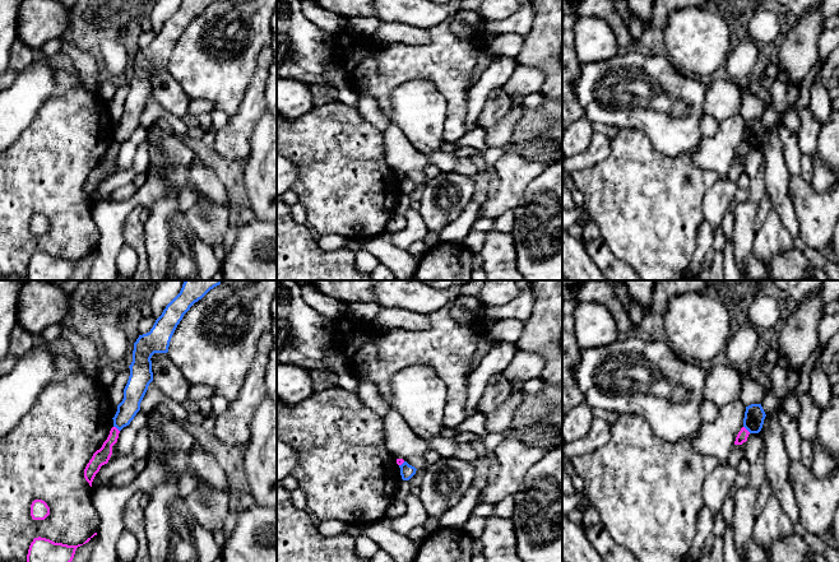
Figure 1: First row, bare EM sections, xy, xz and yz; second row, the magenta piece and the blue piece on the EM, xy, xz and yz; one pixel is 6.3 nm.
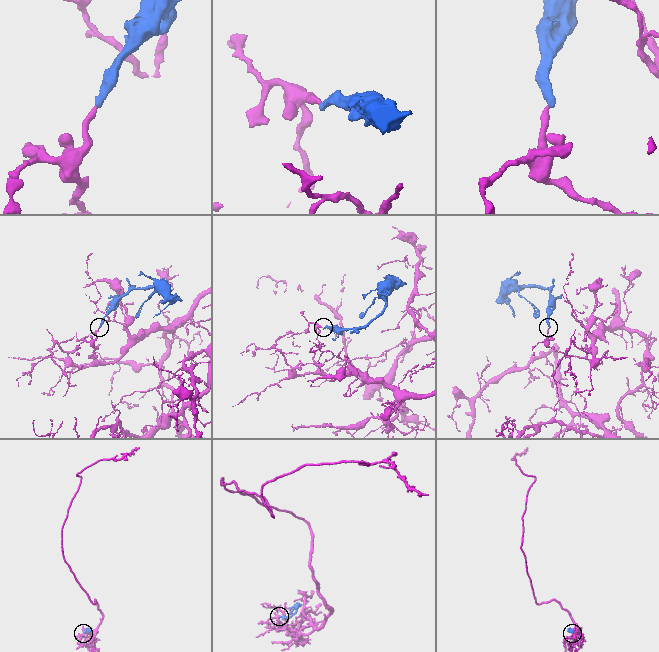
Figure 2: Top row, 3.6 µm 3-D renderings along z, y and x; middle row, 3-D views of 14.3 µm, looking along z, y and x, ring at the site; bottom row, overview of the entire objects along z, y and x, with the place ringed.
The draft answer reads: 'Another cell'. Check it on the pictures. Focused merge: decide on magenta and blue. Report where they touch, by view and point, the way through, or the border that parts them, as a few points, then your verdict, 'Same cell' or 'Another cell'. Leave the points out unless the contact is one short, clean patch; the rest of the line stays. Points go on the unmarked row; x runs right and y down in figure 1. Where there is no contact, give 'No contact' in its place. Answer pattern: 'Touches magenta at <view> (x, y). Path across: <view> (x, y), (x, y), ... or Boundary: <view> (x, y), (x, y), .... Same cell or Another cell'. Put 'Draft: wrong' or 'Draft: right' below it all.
Touches magenta at yz (746, 144). Boundary: yz (744, 140), (750, 147). Another cell
Draft: right

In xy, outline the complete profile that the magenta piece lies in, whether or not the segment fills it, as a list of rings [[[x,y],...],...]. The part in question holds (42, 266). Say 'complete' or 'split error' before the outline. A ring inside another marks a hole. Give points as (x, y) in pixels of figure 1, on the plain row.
complete | [[[34,252],[27,269],[27,280],[69,280],[78,260],[55,257],[46,252]]]

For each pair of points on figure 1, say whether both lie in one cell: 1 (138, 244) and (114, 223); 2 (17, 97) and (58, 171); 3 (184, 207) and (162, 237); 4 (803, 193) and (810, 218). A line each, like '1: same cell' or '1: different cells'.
1: different cells
2: different cells
3: different cells
4: same cell

